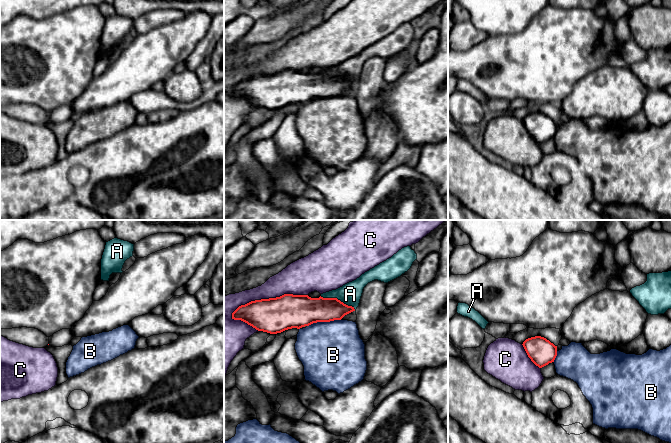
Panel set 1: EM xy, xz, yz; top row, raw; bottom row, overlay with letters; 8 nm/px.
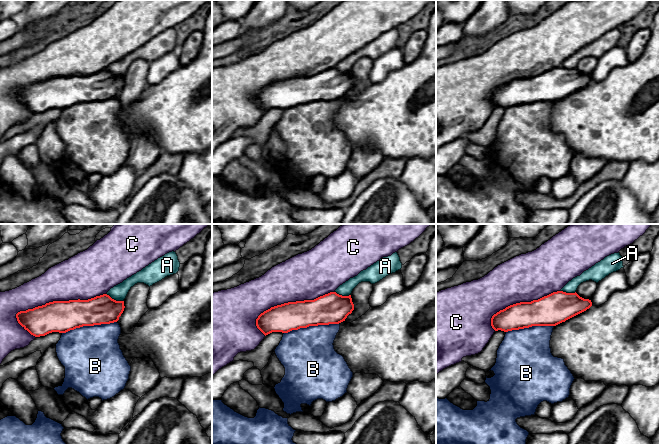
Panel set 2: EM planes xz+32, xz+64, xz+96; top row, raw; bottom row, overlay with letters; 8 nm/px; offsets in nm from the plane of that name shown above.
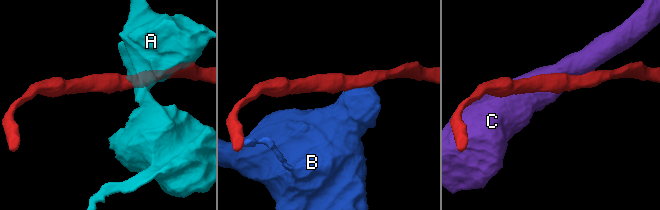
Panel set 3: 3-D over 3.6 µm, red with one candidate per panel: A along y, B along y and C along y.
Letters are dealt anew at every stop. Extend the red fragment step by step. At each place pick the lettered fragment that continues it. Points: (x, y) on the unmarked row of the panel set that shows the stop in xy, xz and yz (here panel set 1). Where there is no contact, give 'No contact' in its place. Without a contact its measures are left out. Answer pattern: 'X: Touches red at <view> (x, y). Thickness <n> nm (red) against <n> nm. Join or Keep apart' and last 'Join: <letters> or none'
A: Touches red at xz (337, 75). Thickness 220 nm (red) against 180 nm. Keep apart
B: Touches red at xz (324, 97). Thickness 280 nm (red) against 480 nm. Keep apart
C: Touches red at xz (267, 75). Thickness 280 nm (red) against 220 nm. Keep apart
Join: none

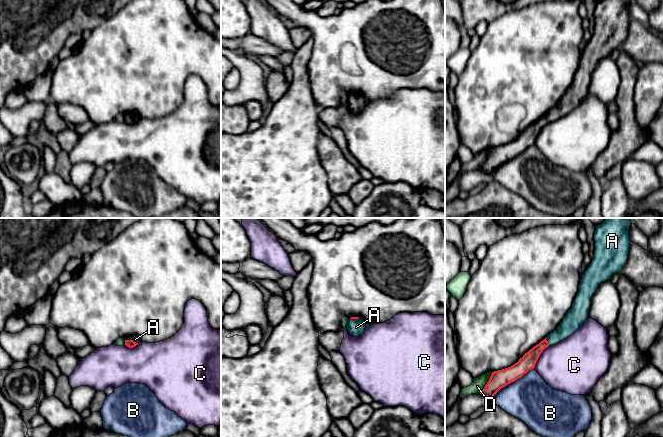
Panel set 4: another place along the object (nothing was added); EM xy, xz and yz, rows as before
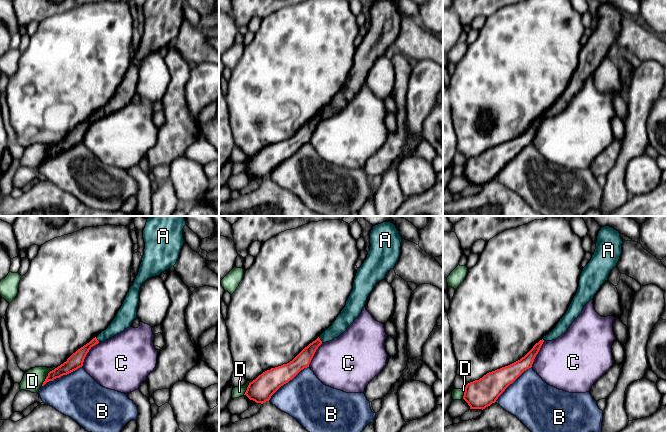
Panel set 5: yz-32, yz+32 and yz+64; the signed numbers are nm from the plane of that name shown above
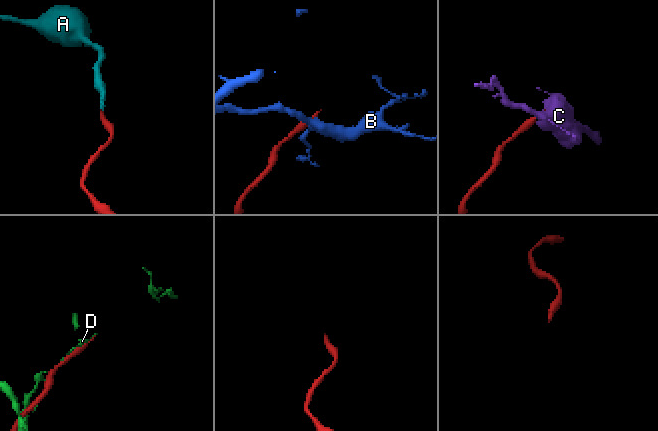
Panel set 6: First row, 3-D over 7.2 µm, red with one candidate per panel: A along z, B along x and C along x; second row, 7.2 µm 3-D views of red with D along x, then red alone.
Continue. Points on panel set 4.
A: Touches red at yz (547, 118). Thickness 120 nm (red) against 140 nm. Join
B: Touches red at yz (512, 157). Thickness 140 nm (red) against 360 nm. Keep apart
C: Touches red at yz (538, 133). Thickness 120 nm (red) against 400 nm. Keep apart
D: Touches red at yz (487, 159). Thickness 140 nm (red) against 100 nm. Keep apart
Join: A

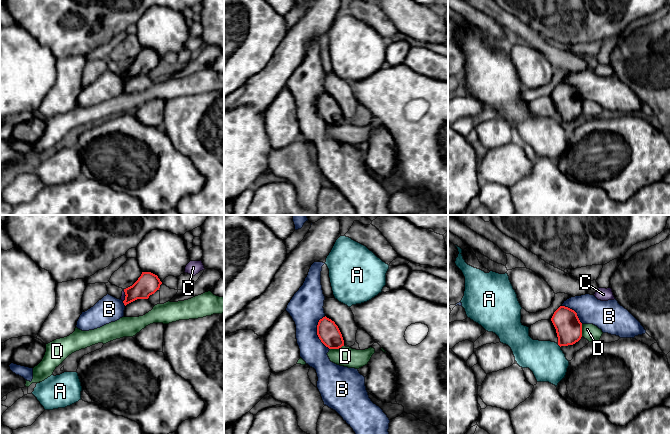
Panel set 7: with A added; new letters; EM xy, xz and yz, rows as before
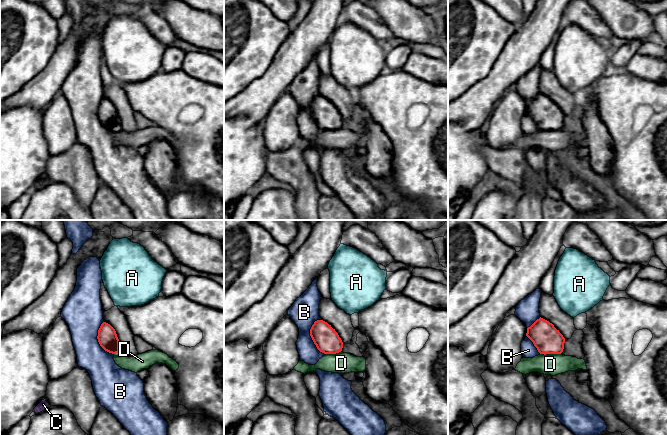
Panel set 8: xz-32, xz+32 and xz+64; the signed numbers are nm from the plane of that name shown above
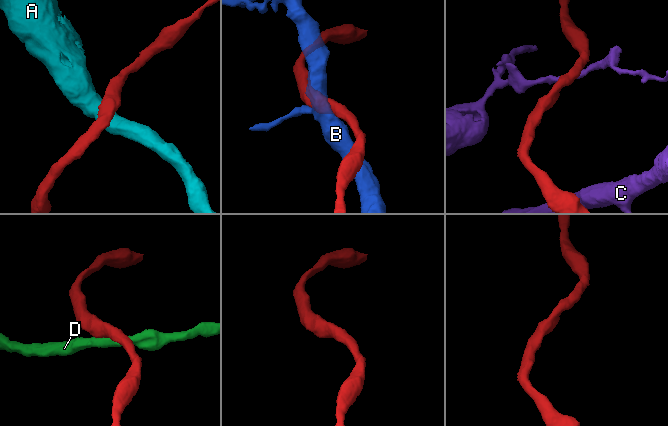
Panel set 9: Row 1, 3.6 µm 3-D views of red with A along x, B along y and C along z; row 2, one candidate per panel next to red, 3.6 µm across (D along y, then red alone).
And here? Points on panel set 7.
A: Touches red at yz (559, 121). Thickness 220 nm (red) against 300 nm. Keep apart
B: Touches red at xz (317, 109). Thickness 180 nm (red) against 280 nm. Keep apart
C: Touches red at xy (125, 70). Thickness 180 nm (red) against 30 nm. Keep apart
D: Touches red at xz (336, 124). Thickness 180 nm (red) against 160 nm. Keep apart
Join: none

